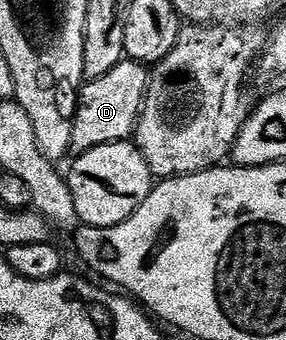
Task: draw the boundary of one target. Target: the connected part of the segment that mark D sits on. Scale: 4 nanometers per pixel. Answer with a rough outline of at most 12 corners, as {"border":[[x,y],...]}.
{"border":[[125,58],[76,100],[72,151],[127,140],[150,71]]}

